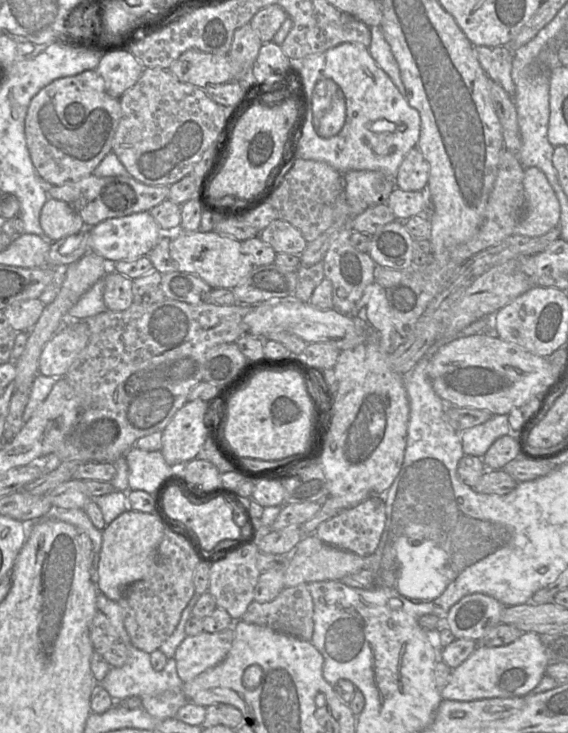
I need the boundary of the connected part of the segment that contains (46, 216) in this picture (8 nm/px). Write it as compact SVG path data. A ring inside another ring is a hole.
M50 197L41 209L40 226L51 242L85 229L81 216L70 205Z

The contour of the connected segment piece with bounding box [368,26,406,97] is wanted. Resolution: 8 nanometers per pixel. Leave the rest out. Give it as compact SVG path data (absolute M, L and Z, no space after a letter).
M380 26L370 27L371 44L369 52L376 63L387 73L399 92L405 97L406 90L400 76L398 64L389 44L385 40Z

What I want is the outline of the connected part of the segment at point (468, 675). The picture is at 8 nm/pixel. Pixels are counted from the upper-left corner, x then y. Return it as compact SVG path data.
M524 632L514 642L498 647L478 645L473 653L452 670L448 684L441 689L445 700L473 701L529 694L541 681L550 663L540 635Z

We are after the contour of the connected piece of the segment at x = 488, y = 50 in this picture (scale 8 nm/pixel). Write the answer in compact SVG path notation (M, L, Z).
M507 45L497 47L475 46L478 62L491 79L513 97L515 84L511 77L514 51Z

